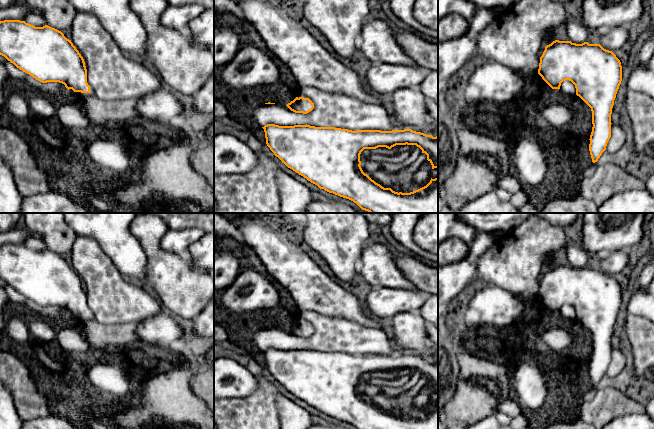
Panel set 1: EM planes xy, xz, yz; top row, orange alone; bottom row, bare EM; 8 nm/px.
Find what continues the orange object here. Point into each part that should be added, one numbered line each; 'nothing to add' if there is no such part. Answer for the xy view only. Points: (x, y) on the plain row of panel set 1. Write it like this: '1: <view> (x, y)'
1: xy (83, 319)

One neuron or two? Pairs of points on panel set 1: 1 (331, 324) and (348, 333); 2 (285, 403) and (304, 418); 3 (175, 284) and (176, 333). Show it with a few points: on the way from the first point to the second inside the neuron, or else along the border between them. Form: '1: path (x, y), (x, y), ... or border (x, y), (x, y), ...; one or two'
1: path (335, 328), (340, 333), (344, 333); one
2: path (290, 408), (299, 417); one
3: border (165, 310), (172, 316); two

